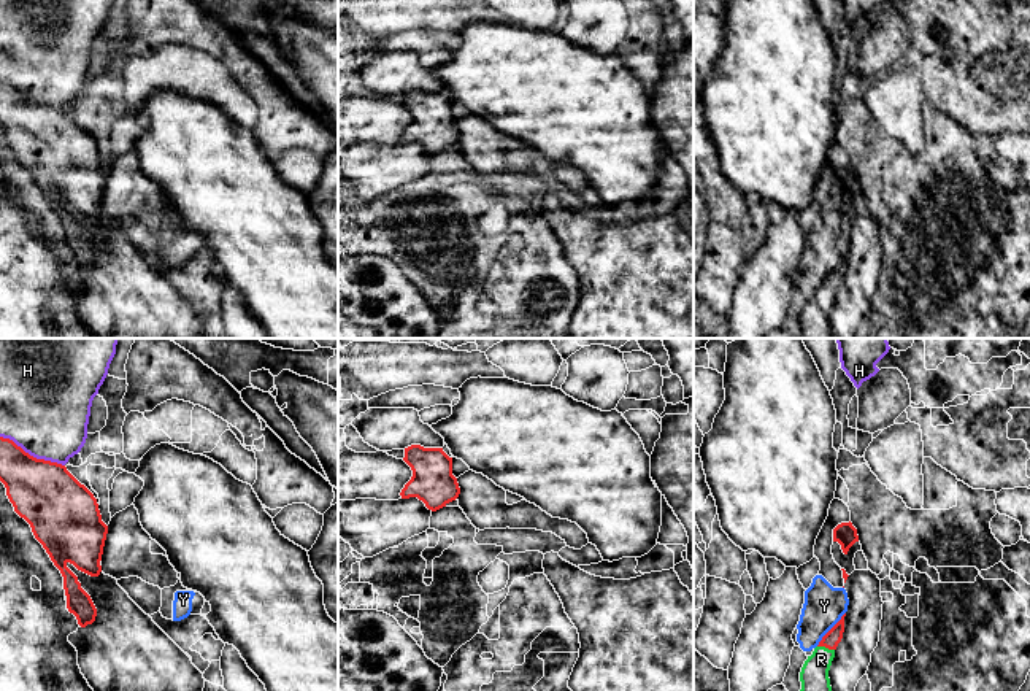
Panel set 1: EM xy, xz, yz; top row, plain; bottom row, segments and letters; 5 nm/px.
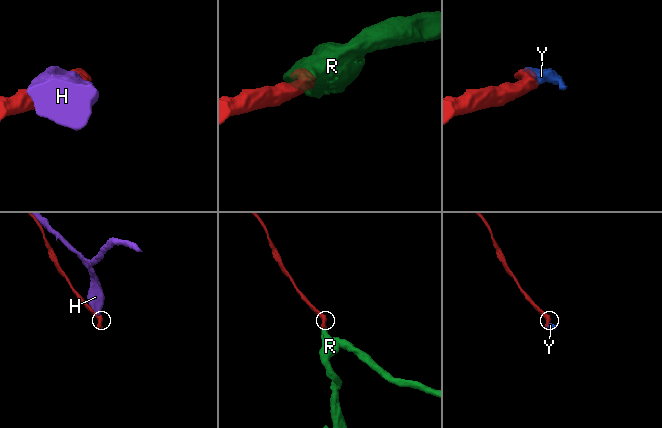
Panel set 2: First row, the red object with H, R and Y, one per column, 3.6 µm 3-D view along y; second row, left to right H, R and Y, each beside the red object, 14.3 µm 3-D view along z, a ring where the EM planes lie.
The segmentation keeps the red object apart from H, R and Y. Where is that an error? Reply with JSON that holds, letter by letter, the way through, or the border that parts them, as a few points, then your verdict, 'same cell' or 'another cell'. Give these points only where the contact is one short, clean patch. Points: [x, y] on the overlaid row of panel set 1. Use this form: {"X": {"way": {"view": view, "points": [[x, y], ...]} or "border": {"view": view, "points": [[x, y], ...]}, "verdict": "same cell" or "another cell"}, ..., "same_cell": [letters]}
{"H": {"verdict": "another cell"}, "R": {"way": {"view": "yz", "points": [[830, 640], [826, 647], [814, 674]]}, "verdict": "same cell"}, "Y": {"border": {"view": "yz", "points": [[845, 612], [816, 645]]}, "verdict": "another cell"}, "same_cell": ["R"]}

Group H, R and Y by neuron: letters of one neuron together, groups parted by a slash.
H / R / Y

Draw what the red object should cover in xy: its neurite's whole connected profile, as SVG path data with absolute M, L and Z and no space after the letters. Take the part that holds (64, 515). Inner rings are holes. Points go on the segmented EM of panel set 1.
M0 437L0 481L6 488L6 496L14 511L30 524L35 539L60 570L68 612L76 616L81 627L92 624L97 608L67 564L73 564L78 570L90 577L98 577L102 572L100 561L108 526L102 521L97 499L65 465L37 459L13 440L3 437Z

